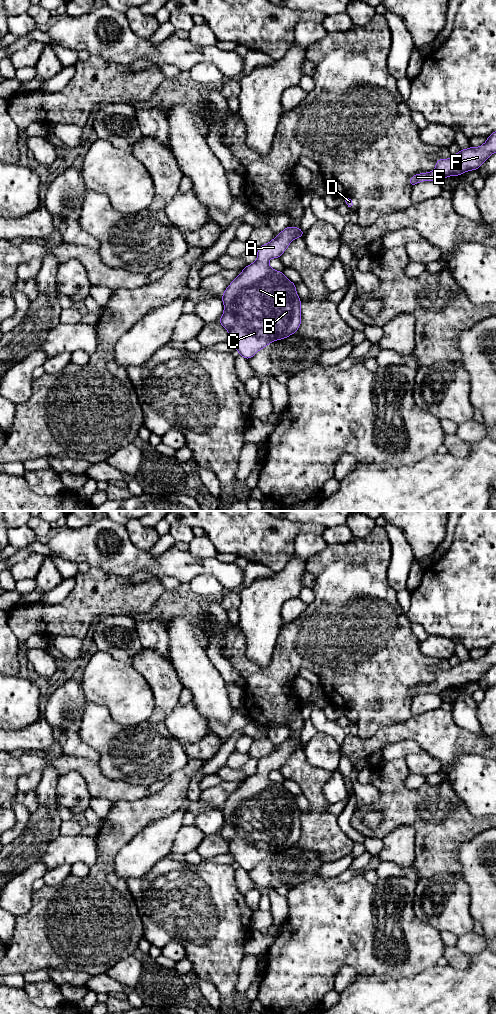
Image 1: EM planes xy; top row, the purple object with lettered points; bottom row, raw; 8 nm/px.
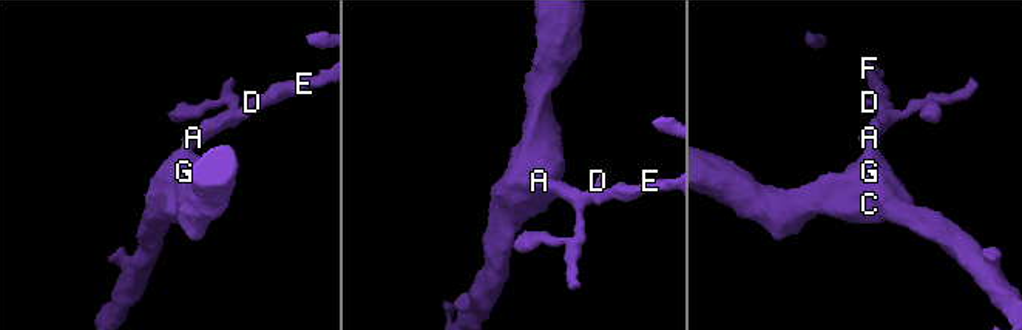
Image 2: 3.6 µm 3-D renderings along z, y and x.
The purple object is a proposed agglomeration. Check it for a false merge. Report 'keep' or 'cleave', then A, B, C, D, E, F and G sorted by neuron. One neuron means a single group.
keep; A B C D E F G

